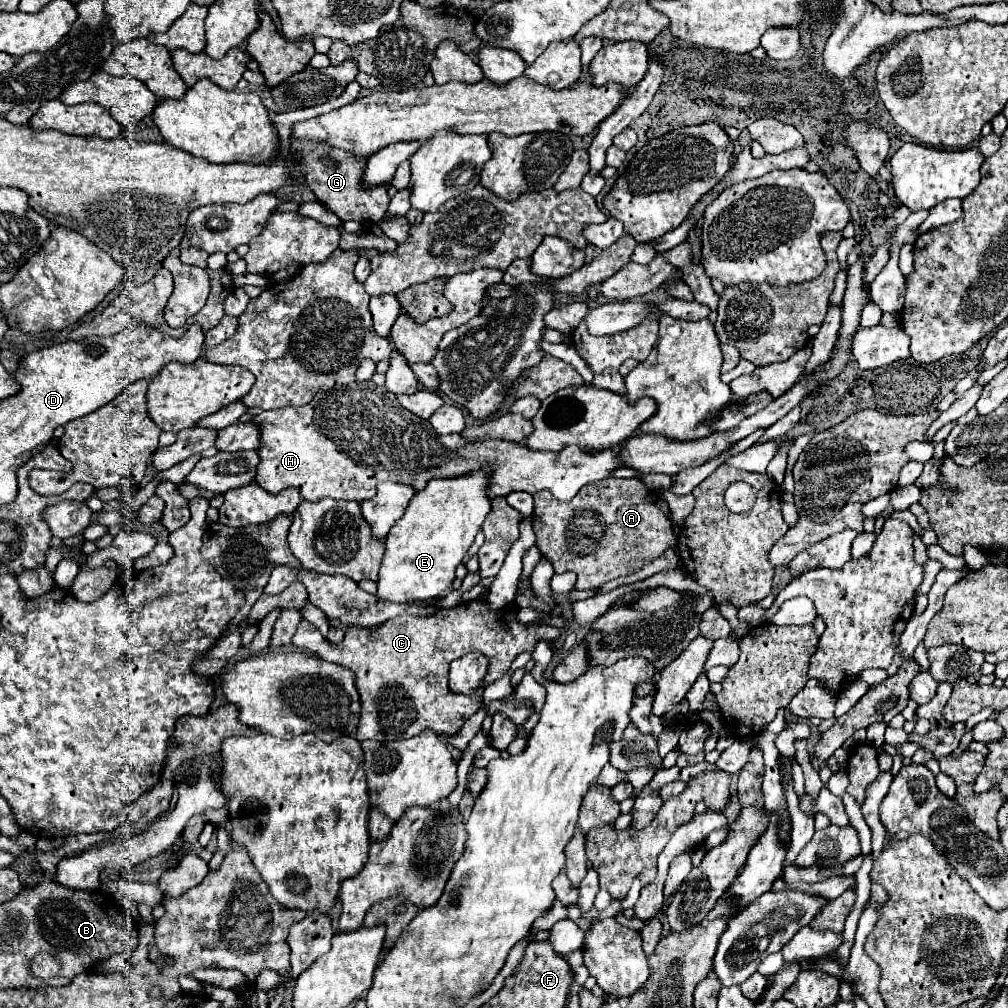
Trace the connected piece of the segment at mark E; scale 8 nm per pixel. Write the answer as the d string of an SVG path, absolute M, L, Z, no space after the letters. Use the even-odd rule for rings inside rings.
M478 472L474 476L458 476L458 478L436 478L430 480L422 492L416 492L410 500L404 516L396 520L392 530L386 538L386 552L382 558L380 574L378 574L378 598L406 604L416 600L434 600L448 592L454 582L454 572L462 558L466 556L468 548L474 542L474 536L482 528L486 514L490 512L490 498L486 496L488 490L488 474Z

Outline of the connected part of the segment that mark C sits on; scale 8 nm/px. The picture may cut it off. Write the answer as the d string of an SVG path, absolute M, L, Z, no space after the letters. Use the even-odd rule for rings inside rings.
M472 600L426 616L400 614L396 620L374 628L348 628L340 644L328 642L308 620L300 620L292 636L292 646L352 670L362 704L356 738L360 742L388 742L418 736L426 728L436 734L456 734L480 708L482 692L488 682L496 682L508 674L510 664L520 652L532 652L536 642L556 640L558 634L560 630L548 624L522 624L518 620L518 606L514 604L502 610L490 610L486 600ZM468 652L486 654L486 680L478 690L474 688L472 694L456 694L448 686L448 666L454 658Z

